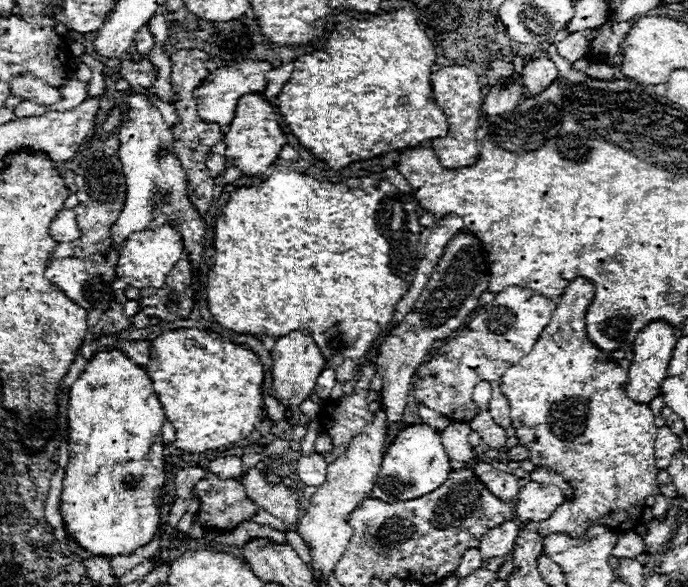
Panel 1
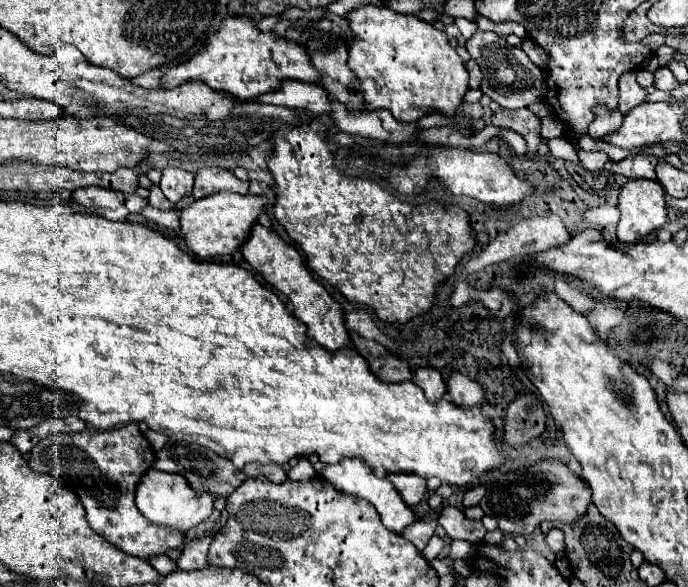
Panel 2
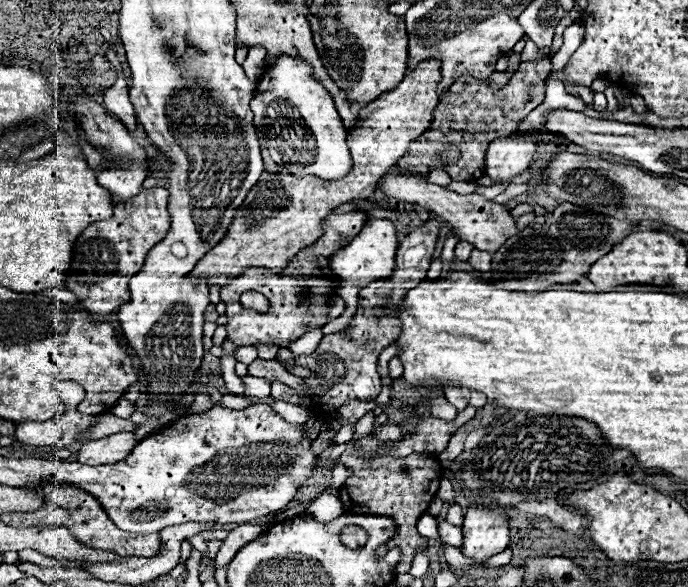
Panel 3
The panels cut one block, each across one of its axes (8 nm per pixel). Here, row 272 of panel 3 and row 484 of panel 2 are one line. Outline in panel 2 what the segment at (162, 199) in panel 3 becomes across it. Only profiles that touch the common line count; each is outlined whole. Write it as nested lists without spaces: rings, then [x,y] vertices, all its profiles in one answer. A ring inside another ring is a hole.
[[[138,424],[116,430],[86,428],[72,434],[52,434],[42,438],[32,450],[28,464],[34,472],[64,480],[82,500],[90,526],[126,554],[148,558],[182,546],[182,532],[150,524],[134,504],[134,488],[140,476],[152,468],[154,450],[142,436]]]

